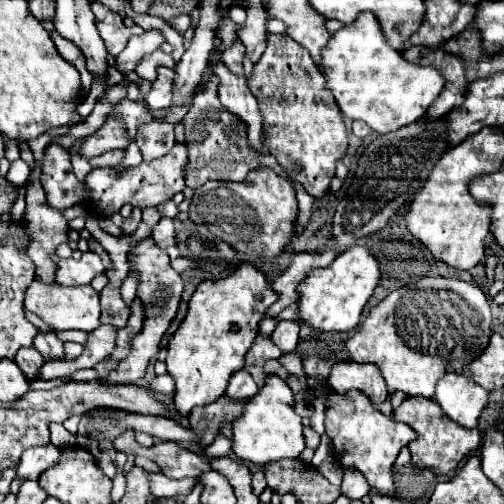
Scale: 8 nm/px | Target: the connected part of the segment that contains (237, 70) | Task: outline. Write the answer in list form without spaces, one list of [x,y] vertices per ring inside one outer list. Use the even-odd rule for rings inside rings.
[[[235,44],[235,48],[227,48],[227,52],[223,52],[223,56],[221,56],[223,64],[225,64],[235,76],[245,76],[245,74],[243,74],[243,64],[241,64],[243,54],[245,54],[243,44]]]

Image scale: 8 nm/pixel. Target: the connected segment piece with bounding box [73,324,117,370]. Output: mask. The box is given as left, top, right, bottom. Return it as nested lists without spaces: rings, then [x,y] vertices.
[[[101,324],[97,330],[89,332],[89,340],[85,344],[83,354],[77,360],[73,360],[75,370],[93,368],[97,362],[105,360],[115,350],[115,340],[117,340],[117,328],[109,324]]]

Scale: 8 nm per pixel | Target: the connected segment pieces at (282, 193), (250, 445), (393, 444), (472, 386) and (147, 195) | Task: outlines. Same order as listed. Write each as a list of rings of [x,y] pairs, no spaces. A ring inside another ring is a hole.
[[[257,168],[243,182],[205,182],[193,194],[189,218],[195,224],[205,224],[239,252],[257,254],[261,260],[275,260],[293,244],[291,232],[297,218],[297,198],[289,180],[277,176],[271,168]]]
[[[279,376],[267,378],[265,386],[251,398],[243,416],[233,424],[233,454],[255,464],[269,464],[281,458],[299,458],[305,450],[303,418],[295,412],[293,392]]]
[[[351,390],[345,396],[329,394],[327,400],[327,412],[325,412],[325,430],[333,440],[335,448],[335,460],[345,468],[357,468],[367,482],[377,488],[383,494],[393,496],[395,484],[391,478],[391,466],[403,446],[407,446],[411,440],[415,440],[415,430],[409,424],[401,424],[393,418],[393,414],[385,416],[379,412],[371,398],[363,392]]]
[[[449,372],[437,382],[435,402],[443,412],[465,428],[477,428],[479,414],[487,406],[487,392],[469,376]]]
[[[175,142],[173,150],[163,158],[141,162],[139,166],[125,168],[125,170],[95,168],[87,174],[85,182],[79,182],[73,174],[67,148],[59,144],[49,144],[45,150],[45,162],[43,162],[43,188],[47,188],[47,200],[51,200],[53,208],[67,210],[79,202],[87,202],[91,212],[95,212],[99,218],[111,218],[121,210],[123,204],[147,208],[147,206],[159,206],[171,200],[173,194],[185,188],[185,180],[183,180],[185,162],[187,162],[187,142]]]

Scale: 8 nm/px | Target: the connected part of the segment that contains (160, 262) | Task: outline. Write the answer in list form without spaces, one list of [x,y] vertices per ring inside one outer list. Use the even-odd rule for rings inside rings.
[[[151,238],[137,244],[131,250],[129,258],[135,262],[137,272],[139,272],[139,292],[137,292],[137,296],[143,300],[143,306],[145,306],[145,326],[143,326],[141,334],[135,336],[131,354],[127,358],[123,358],[117,364],[117,368],[107,372],[107,376],[103,378],[103,382],[107,382],[107,384],[135,384],[145,376],[145,368],[147,368],[151,356],[155,356],[157,350],[159,350],[161,336],[165,334],[165,330],[169,328],[169,322],[177,314],[177,306],[179,306],[179,300],[181,300],[181,292],[183,292],[181,276],[169,266],[167,252],[155,248]]]

